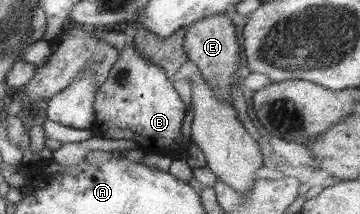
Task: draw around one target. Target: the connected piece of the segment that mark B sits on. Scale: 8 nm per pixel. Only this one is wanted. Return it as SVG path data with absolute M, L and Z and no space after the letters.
M131 42L109 68L108 76L99 84L94 102L94 122L89 127L94 137L129 140L141 148L143 154L162 154L171 159L184 158L184 149L190 140L180 141L180 126L185 116L184 103L168 79L163 68L142 58Z

